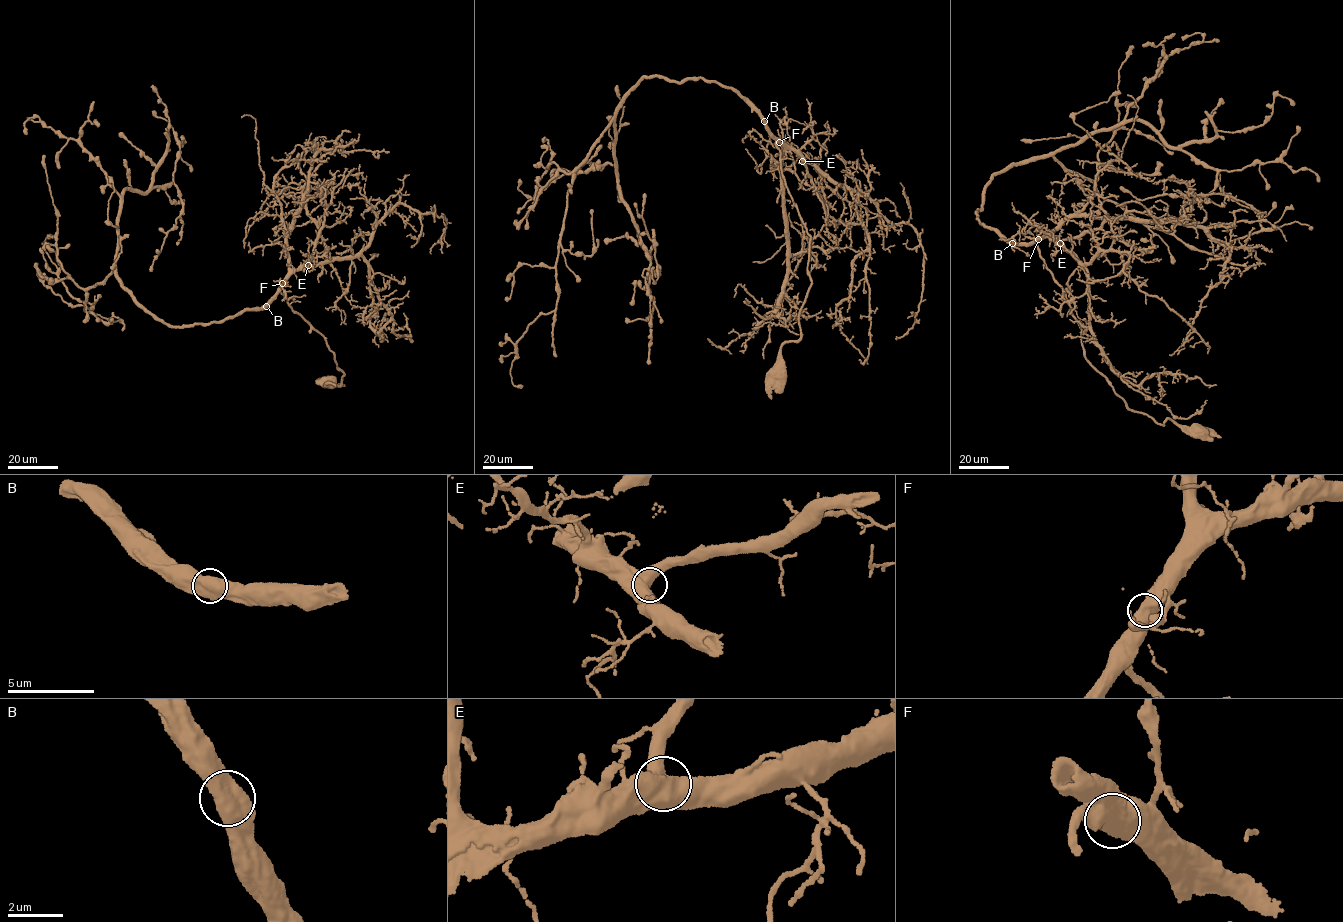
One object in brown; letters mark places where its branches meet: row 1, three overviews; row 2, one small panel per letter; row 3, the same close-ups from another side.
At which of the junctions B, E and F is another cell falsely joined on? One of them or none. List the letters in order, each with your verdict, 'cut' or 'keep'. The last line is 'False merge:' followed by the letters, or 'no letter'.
B: keep
E: keep
F: keep
False merge: no letter

